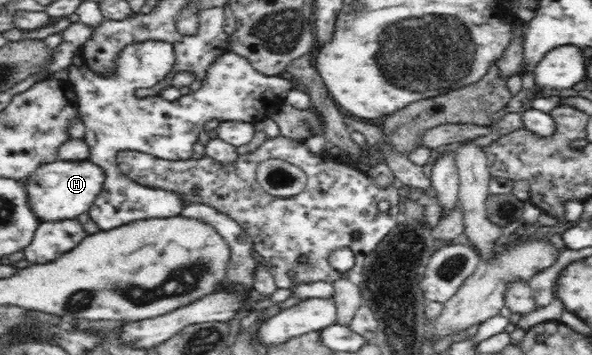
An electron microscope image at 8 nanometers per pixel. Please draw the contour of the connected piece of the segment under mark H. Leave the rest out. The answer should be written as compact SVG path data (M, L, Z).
M61 159L39 166L37 170L26 176L25 190L28 191L29 206L39 222L60 221L61 219L77 219L80 214L87 213L89 207L101 192L105 182L105 172L101 166L91 161L61 161Z

